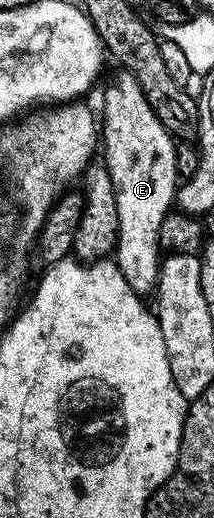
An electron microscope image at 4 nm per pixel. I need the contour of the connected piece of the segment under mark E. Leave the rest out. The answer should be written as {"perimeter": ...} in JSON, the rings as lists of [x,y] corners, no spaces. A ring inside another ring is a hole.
{"perimeter":[[[120,74],[114,77],[113,84],[105,91],[105,123],[103,119],[99,135],[103,147],[105,143],[103,162],[111,173],[119,215],[115,262],[127,285],[133,291],[146,293],[152,292],[159,282],[163,255],[159,225],[163,225],[177,198],[177,143],[160,123],[135,75]]]}

